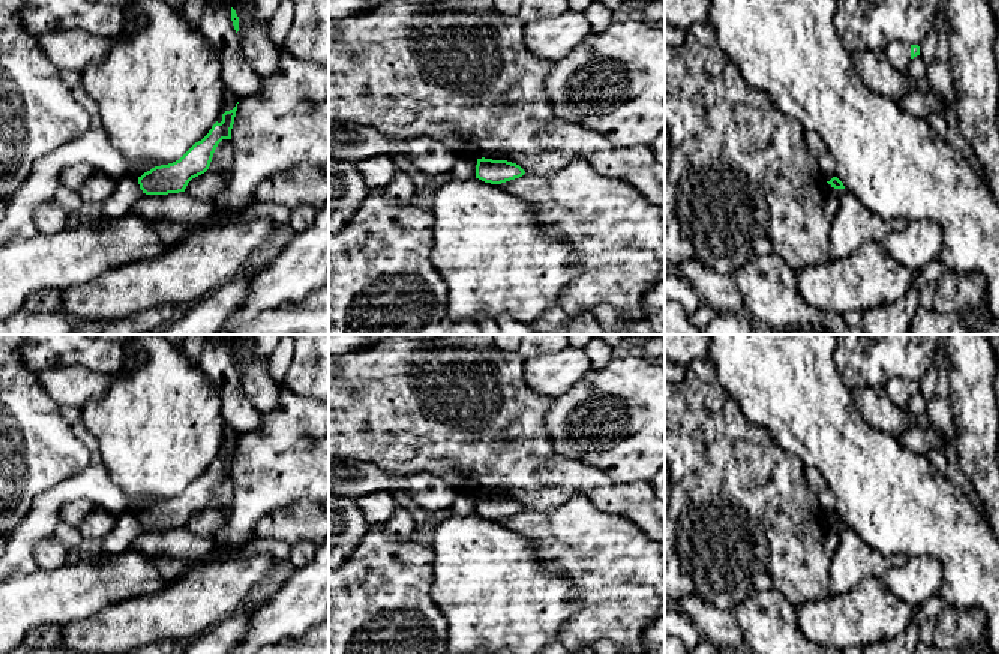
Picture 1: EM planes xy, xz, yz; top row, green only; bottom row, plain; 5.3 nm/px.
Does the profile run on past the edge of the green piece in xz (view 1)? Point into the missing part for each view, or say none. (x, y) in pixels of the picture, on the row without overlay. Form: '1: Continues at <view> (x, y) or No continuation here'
1: No continuation here

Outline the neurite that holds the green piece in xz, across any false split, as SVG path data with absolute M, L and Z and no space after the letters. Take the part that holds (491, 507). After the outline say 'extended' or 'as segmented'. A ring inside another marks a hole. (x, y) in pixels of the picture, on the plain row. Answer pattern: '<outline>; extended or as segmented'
M477 495L476 514L485 519L501 520L524 510L525 507L519 501L507 496Z; as segmented

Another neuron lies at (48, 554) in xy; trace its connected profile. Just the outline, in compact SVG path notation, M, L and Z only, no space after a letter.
M51 536L35 544L33 560L39 570L53 572L66 564L66 549Z

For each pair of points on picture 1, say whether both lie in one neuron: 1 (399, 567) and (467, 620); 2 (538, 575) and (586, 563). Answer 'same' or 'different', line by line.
1: different
2: different

